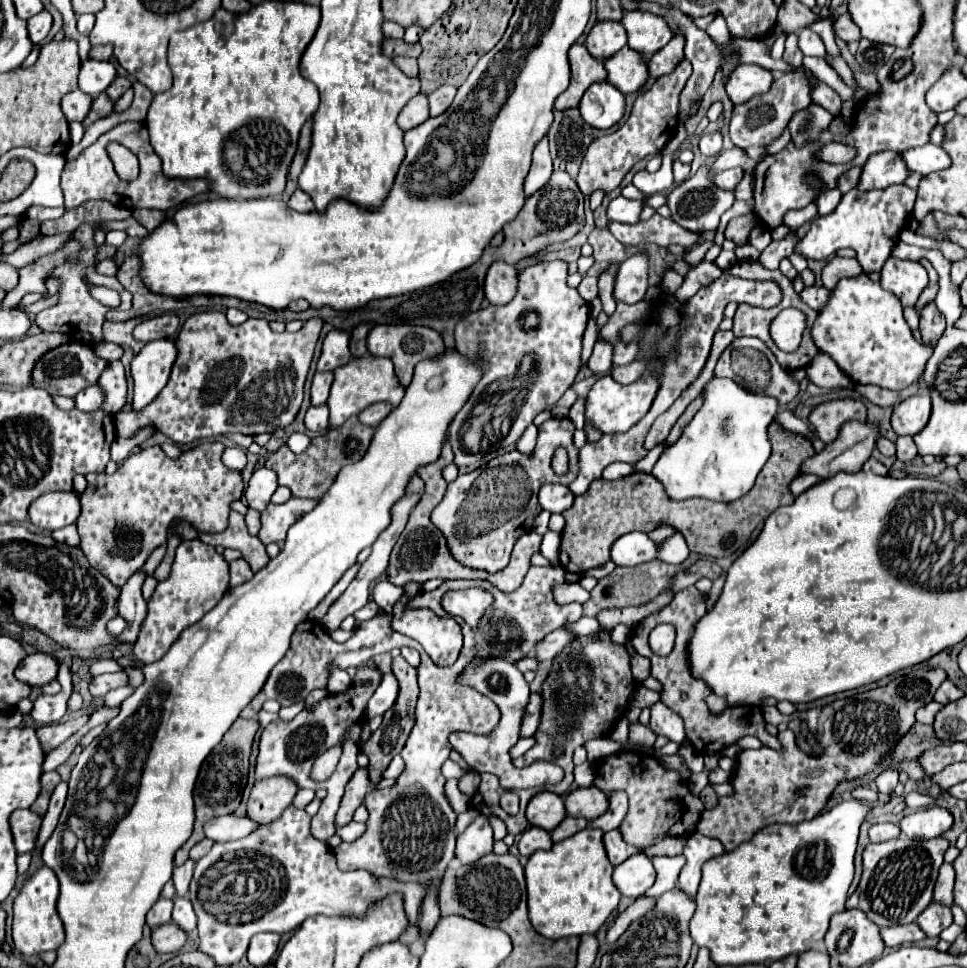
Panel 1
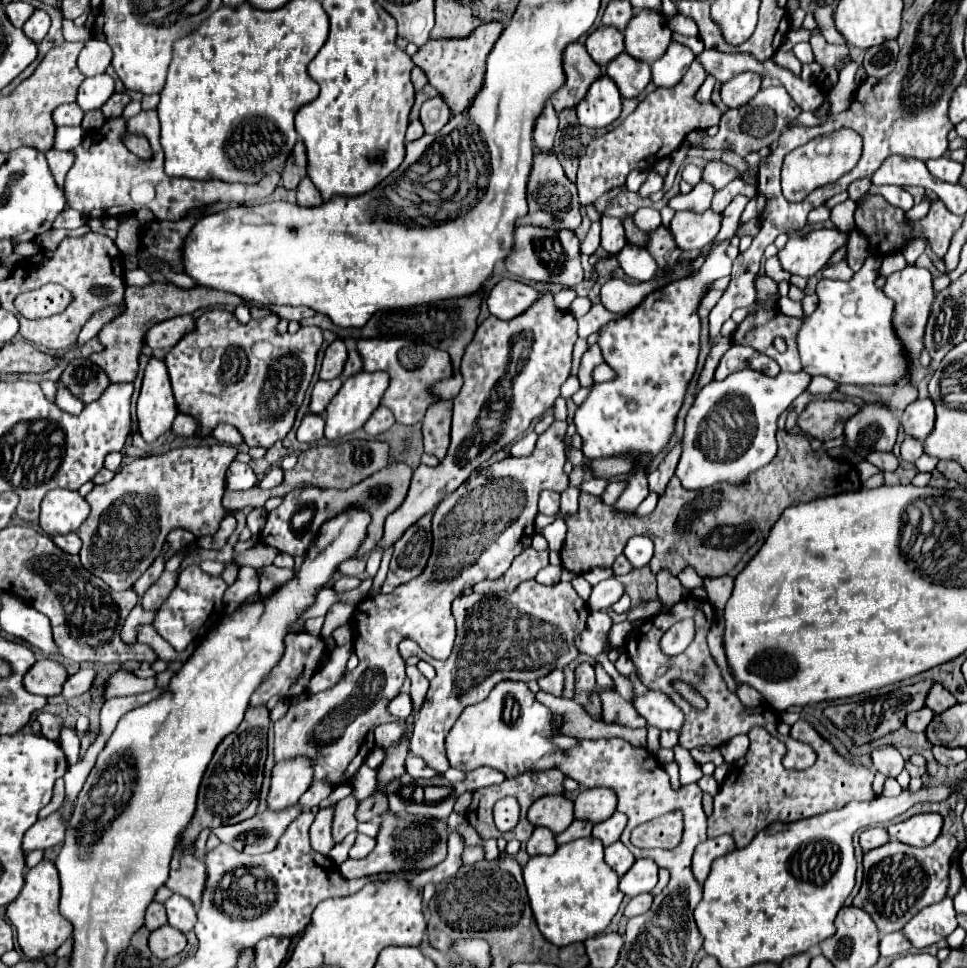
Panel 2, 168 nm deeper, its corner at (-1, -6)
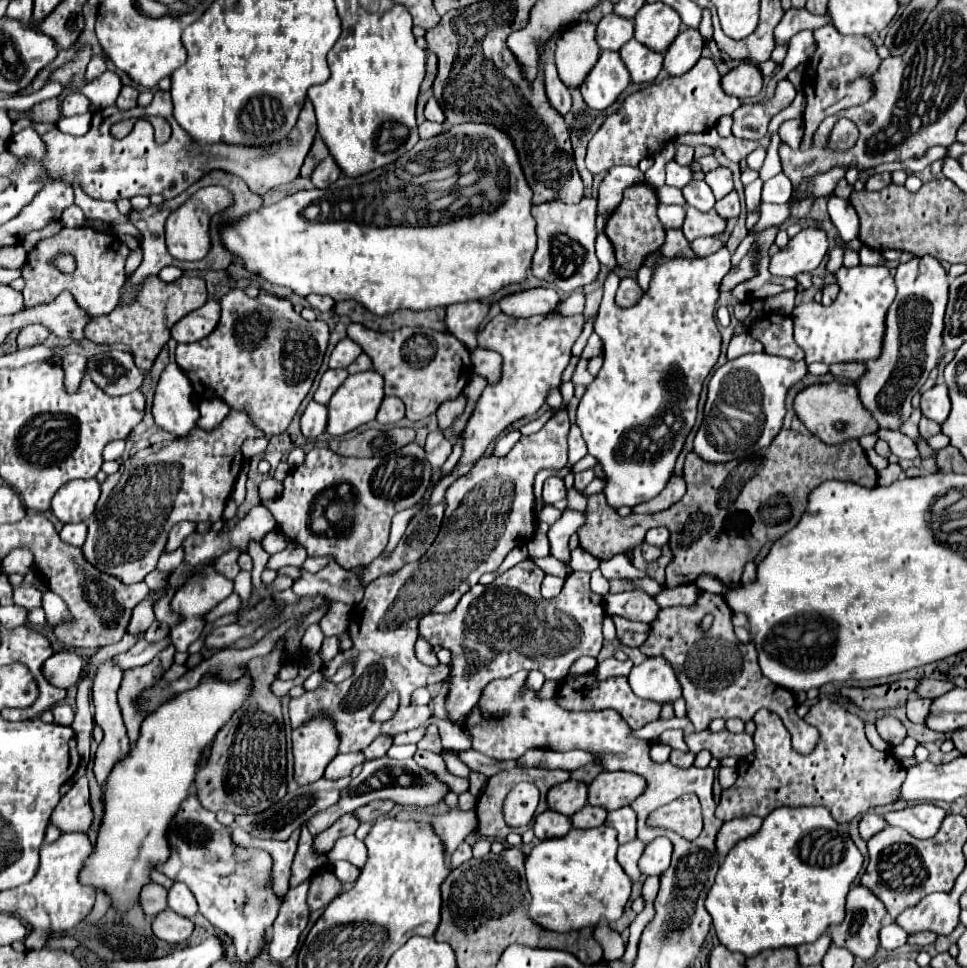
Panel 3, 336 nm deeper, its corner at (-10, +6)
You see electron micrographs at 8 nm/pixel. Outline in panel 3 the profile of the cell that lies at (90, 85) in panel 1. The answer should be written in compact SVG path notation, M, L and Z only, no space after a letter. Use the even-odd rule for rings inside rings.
M103 72L95 82L89 82L81 88L81 94L85 94L97 108L113 106L121 90L121 80L115 72Z

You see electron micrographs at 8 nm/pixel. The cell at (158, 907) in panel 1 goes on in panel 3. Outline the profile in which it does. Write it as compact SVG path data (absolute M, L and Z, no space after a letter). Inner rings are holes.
M149 882L141 888L139 904L147 916L157 916L163 908L167 908L167 890L155 882Z

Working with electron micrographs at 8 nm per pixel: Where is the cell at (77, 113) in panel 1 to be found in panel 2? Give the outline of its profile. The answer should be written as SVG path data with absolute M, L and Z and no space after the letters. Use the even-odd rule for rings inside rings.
M76 102L62 104L54 110L52 118L54 118L56 126L80 126L80 122L84 118L84 110Z

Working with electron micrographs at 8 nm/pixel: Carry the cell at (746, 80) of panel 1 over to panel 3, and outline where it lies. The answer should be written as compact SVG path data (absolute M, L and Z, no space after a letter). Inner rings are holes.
M741 62L739 66L731 68L723 78L721 78L721 88L729 96L737 98L755 98L761 94L763 88L763 76L755 64Z

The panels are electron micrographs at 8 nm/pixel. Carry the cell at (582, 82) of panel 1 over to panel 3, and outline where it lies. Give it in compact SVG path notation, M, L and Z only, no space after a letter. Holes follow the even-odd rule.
M587 20L571 24L557 38L555 62L561 80L567 86L581 86L591 66L595 66L599 52L601 48L595 42L595 24Z

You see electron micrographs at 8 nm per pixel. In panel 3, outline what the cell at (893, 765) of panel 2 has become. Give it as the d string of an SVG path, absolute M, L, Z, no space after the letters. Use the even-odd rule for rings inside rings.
M879 714L877 720L875 720L875 726L877 726L877 732L881 734L881 738L883 738L889 746L901 744L903 738L907 736L907 734L905 734L905 726L901 724L901 720L897 720L897 718L891 716L891 714Z

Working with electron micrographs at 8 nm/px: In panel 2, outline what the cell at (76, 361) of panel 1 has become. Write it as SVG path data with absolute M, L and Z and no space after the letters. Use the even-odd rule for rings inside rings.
M74 358L64 368L64 372L56 380L56 384L66 386L76 398L80 398L84 404L88 404L88 402L94 402L94 398L98 398L98 394L102 394L102 390L106 390L110 380L90 360Z

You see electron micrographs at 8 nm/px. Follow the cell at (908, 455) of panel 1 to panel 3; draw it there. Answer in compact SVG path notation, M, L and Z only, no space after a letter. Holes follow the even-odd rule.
M921 418L921 422L919 422L919 432L921 432L921 438L923 440L929 440L931 436L935 436L937 432L941 430L941 426L937 424L937 422L933 422L933 420L929 420L929 418Z

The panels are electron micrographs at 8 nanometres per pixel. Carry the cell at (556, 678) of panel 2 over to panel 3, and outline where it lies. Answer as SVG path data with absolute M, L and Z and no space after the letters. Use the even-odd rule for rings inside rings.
M583 656L583 658L579 658L579 660L575 662L575 666L571 666L569 674L589 674L589 672L595 670L595 666L597 666L597 658L593 658L593 656Z

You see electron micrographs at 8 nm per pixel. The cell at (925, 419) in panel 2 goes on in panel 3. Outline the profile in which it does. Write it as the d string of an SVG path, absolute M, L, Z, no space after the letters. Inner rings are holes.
M935 384L921 396L921 412L939 424L947 420L949 410L951 410L951 400L945 384Z

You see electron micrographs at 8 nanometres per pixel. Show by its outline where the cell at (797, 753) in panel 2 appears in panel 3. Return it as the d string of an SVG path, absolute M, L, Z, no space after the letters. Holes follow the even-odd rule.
M701 592L695 606L659 610L655 622L651 624L651 634L641 646L641 652L645 656L665 656L671 662L683 688L683 698L687 700L687 716L695 730L705 730L713 718L741 718L747 722L757 710L767 708L781 716L783 724L795 738L795 750L809 754L815 748L819 732L797 716L793 692L773 684L761 674L753 640L747 644L737 640L731 624L731 610L721 594ZM705 614L713 614L715 618L709 630L699 628L699 622Z

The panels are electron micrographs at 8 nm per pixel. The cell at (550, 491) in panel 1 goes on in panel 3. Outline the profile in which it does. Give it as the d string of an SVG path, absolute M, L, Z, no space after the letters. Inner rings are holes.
M547 478L545 484L543 484L543 500L545 504L555 504L557 500L563 500L565 498L565 486L563 486L563 480L561 478Z

